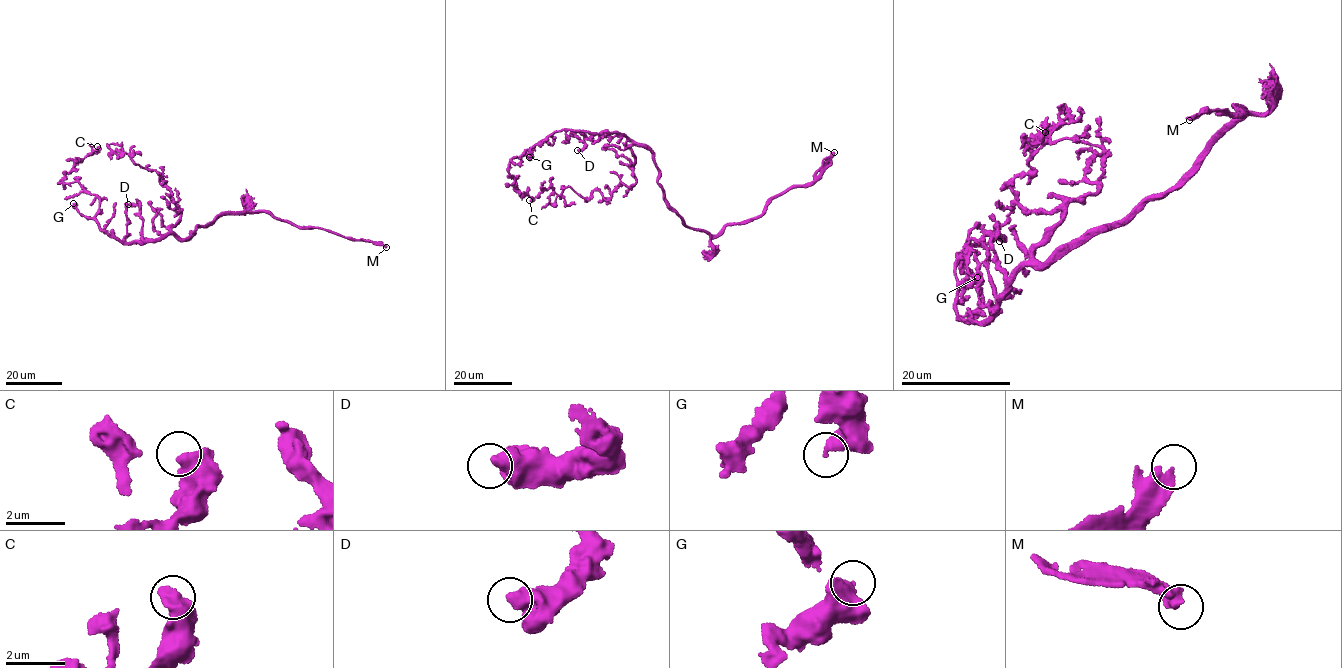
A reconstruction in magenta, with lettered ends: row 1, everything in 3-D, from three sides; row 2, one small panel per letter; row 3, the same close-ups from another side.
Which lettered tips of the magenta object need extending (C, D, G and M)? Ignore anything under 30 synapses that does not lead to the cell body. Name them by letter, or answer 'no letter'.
M

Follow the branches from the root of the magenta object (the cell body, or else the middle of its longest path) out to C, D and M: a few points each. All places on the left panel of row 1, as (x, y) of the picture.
C: (190, 237), (125, 242), (103, 231), (99, 197), (77, 182), (59, 183), (76, 158), (97, 146)
D: (190, 237), (186, 240), (168, 234), (144, 239), (140, 203), (128, 204)
M: (190, 237), (197, 226), (211, 224), (224, 215), (265, 211), (299, 228), (321, 228), (386, 247)

